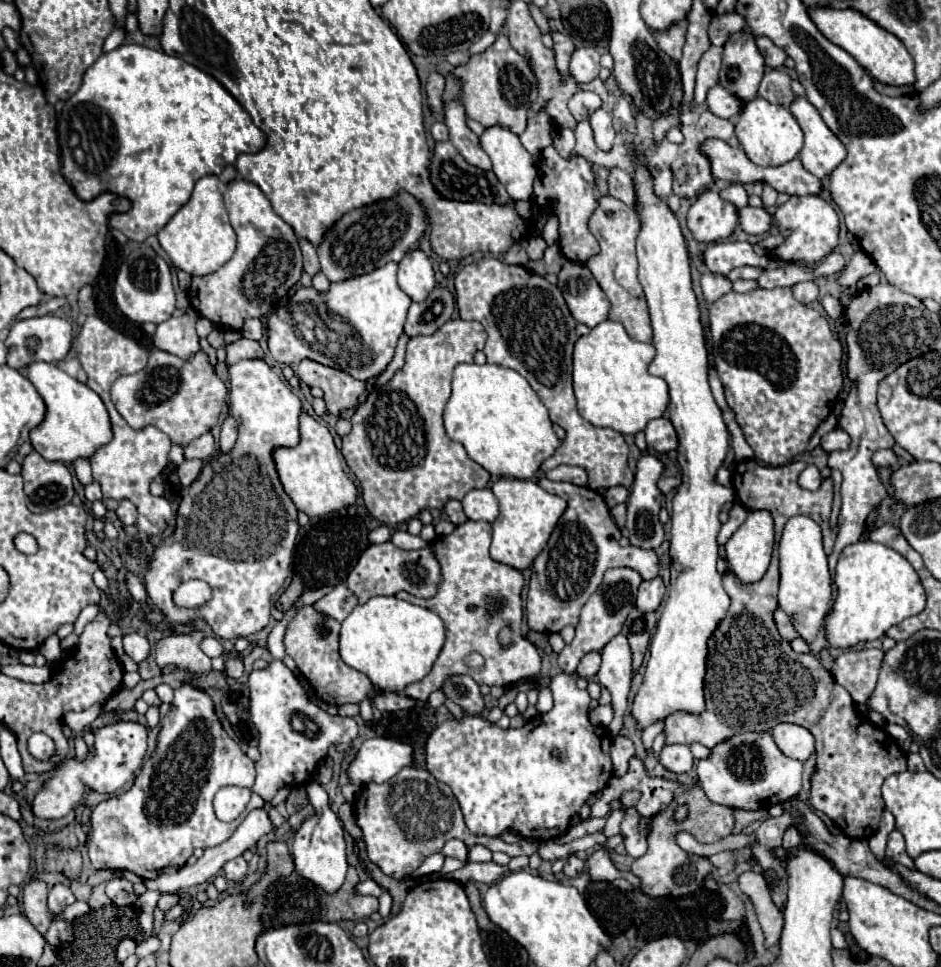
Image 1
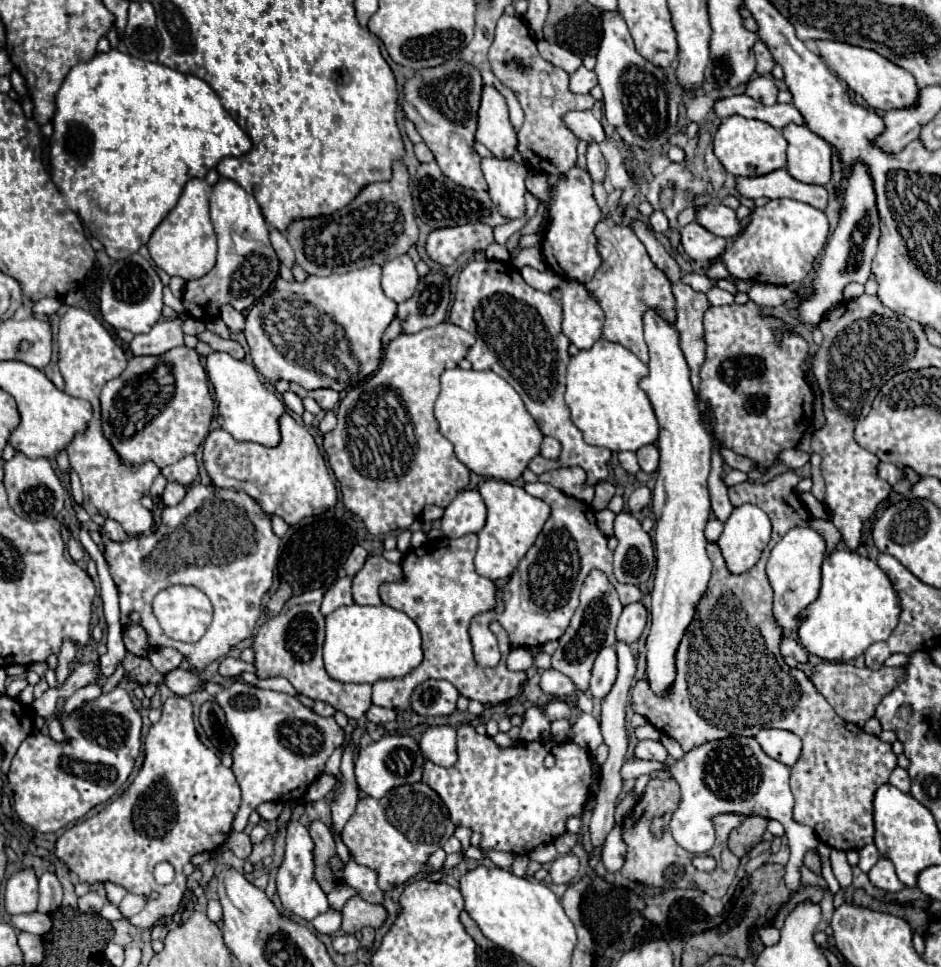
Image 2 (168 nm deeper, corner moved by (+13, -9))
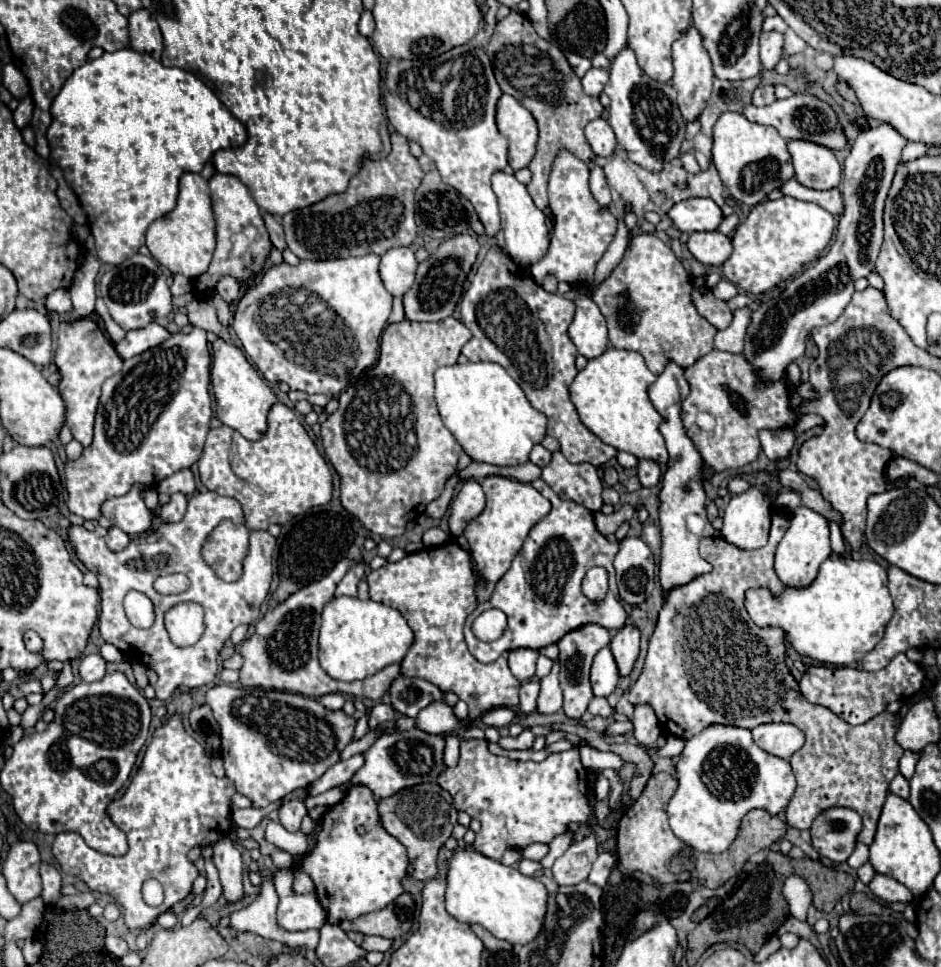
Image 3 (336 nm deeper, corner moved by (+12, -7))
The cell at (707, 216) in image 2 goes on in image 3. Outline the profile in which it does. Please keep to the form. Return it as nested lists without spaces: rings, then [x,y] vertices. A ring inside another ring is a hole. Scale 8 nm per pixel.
[[[709,199],[681,201],[673,205],[667,215],[673,219],[675,227],[685,233],[715,231],[723,221],[721,209],[717,207],[715,201],[709,201]]]

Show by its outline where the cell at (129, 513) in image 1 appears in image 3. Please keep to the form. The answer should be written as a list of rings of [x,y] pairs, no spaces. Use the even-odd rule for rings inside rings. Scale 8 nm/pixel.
[[[111,527],[107,533],[107,545],[113,551],[121,551],[125,545],[129,545],[129,535],[125,531],[121,531],[119,527]]]

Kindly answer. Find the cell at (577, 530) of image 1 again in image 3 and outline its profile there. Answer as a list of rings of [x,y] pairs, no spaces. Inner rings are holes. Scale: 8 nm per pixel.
[[[535,479],[531,485],[551,501],[551,511],[529,531],[515,563],[513,560],[509,571],[496,584],[491,601],[481,603],[465,623],[467,647],[471,655],[481,663],[493,663],[503,651],[513,651],[519,647],[541,649],[545,645],[557,643],[565,633],[585,625],[585,621],[597,621],[607,629],[619,629],[627,621],[613,569],[613,559],[617,555],[619,543],[609,541],[597,531],[593,513],[583,505],[561,499],[543,479]],[[520,556],[523,557],[523,563],[519,563]],[[593,565],[603,565],[609,571],[609,595],[603,603],[591,603],[581,593],[581,579]],[[493,608],[506,614],[507,633],[503,633],[503,637],[495,641],[479,641],[471,631],[471,623],[479,613]]]

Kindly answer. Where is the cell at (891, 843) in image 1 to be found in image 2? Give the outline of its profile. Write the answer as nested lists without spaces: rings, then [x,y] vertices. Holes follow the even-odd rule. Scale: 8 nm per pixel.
[[[886,857],[878,859],[878,863],[870,869],[868,877],[870,877],[870,883],[874,887],[878,887],[882,891],[888,891],[888,893],[898,893],[904,887],[894,873],[894,865]]]

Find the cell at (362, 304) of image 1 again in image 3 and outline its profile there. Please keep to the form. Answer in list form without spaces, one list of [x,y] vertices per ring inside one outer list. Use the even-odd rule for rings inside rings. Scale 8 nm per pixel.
[[[375,253],[333,261],[301,261],[297,267],[281,263],[267,269],[257,287],[247,289],[245,297],[237,303],[233,329],[241,339],[245,353],[267,381],[285,381],[297,391],[335,397],[349,385],[351,379],[359,377],[377,361],[381,333],[391,313],[391,301],[391,293],[381,283],[379,255]]]

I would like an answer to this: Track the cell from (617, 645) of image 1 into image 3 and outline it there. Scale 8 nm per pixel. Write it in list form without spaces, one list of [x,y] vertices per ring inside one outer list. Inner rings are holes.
[[[603,647],[595,659],[593,659],[593,667],[591,667],[591,685],[593,685],[593,693],[597,697],[607,697],[615,691],[619,683],[619,667],[617,661],[611,653],[609,647]]]

